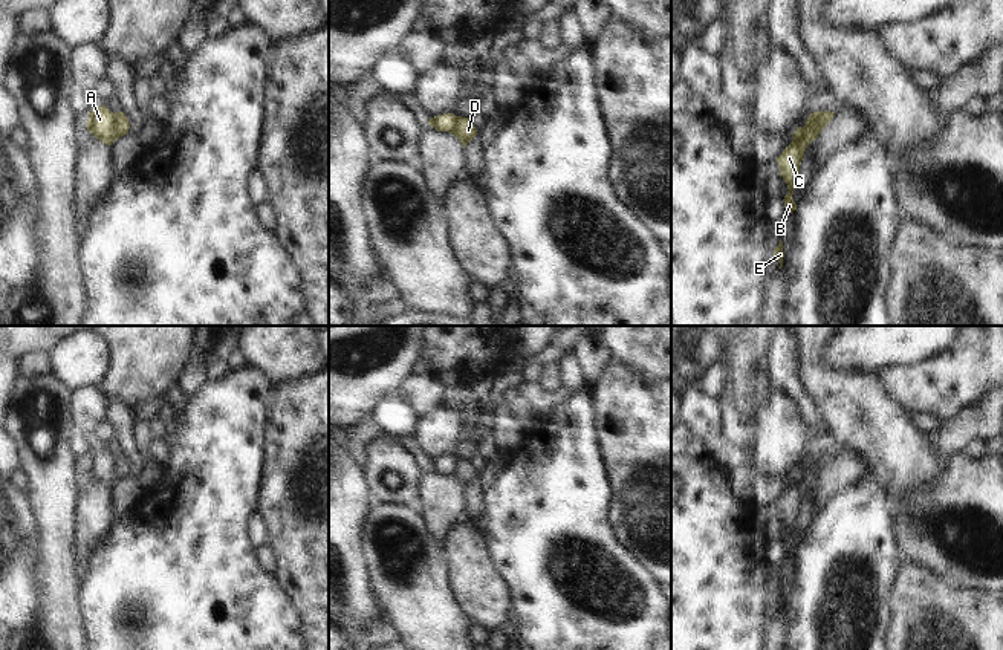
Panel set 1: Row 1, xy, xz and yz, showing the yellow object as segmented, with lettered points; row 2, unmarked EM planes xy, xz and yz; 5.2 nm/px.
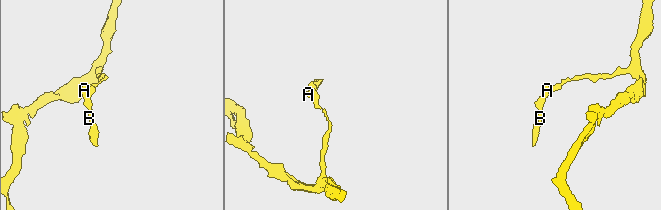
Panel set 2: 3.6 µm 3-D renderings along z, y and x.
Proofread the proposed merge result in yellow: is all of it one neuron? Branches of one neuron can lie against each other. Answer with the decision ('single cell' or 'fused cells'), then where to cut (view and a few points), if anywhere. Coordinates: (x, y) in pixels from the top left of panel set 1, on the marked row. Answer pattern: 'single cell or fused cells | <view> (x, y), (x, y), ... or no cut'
fused cells | xy (112, 113), (112, 133), (116, 138)

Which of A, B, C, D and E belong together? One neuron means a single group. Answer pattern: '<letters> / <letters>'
A B C E / D

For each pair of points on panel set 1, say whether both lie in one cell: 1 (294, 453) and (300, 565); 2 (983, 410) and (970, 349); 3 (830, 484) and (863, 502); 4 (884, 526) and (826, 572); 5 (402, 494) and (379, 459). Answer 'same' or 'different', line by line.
1: same
2: different
3: different
4: same
5: same

